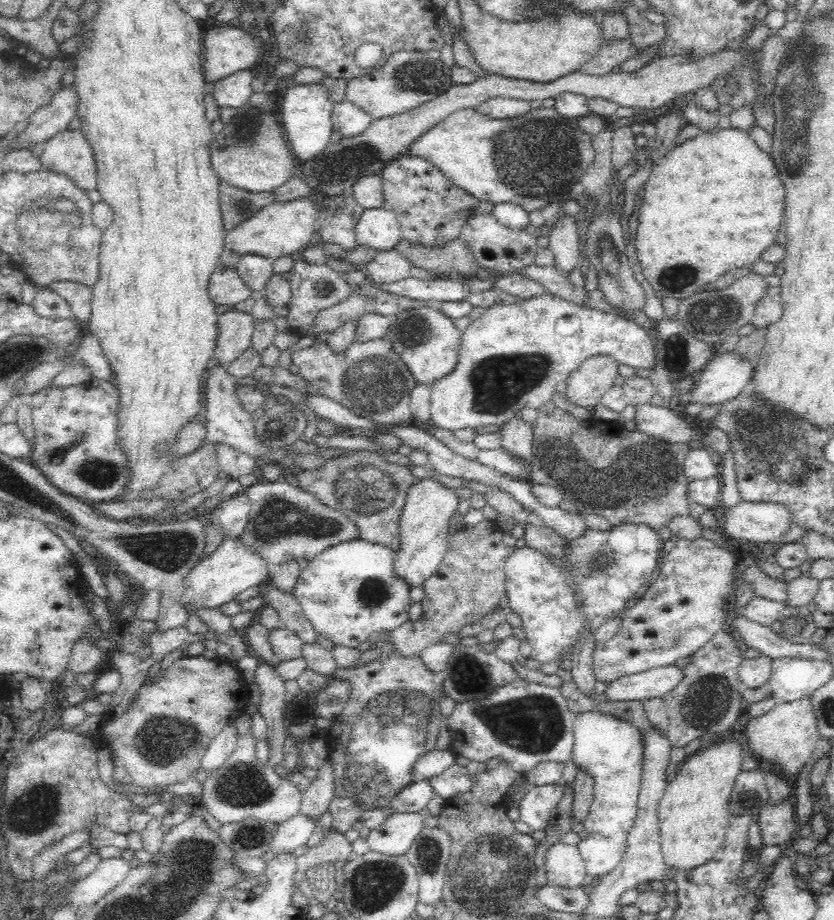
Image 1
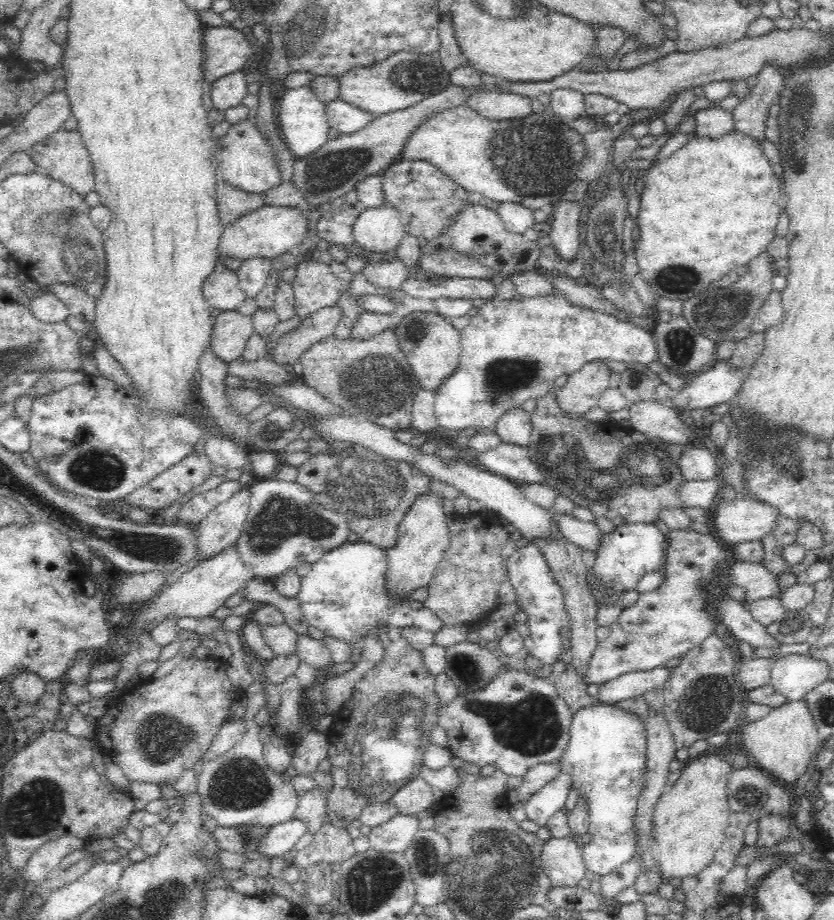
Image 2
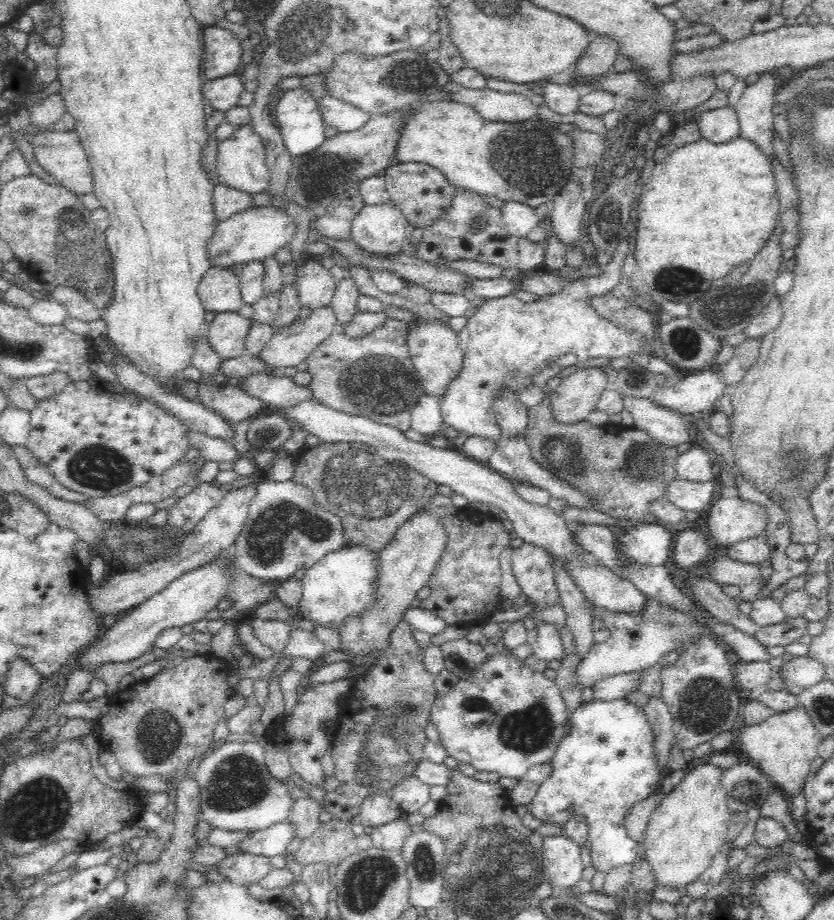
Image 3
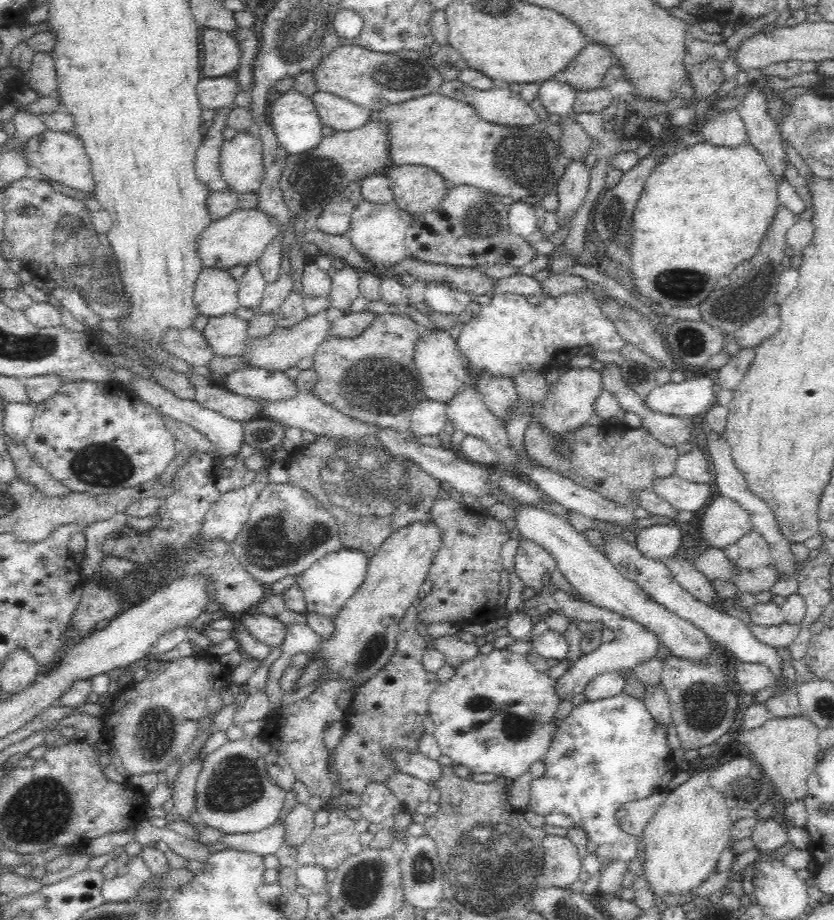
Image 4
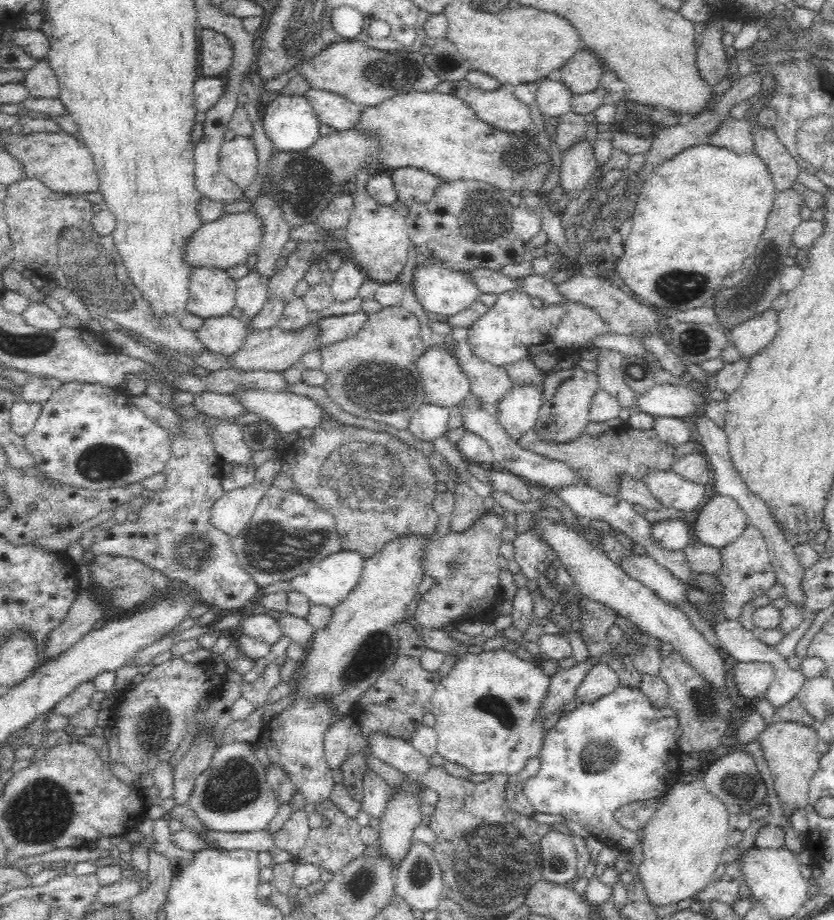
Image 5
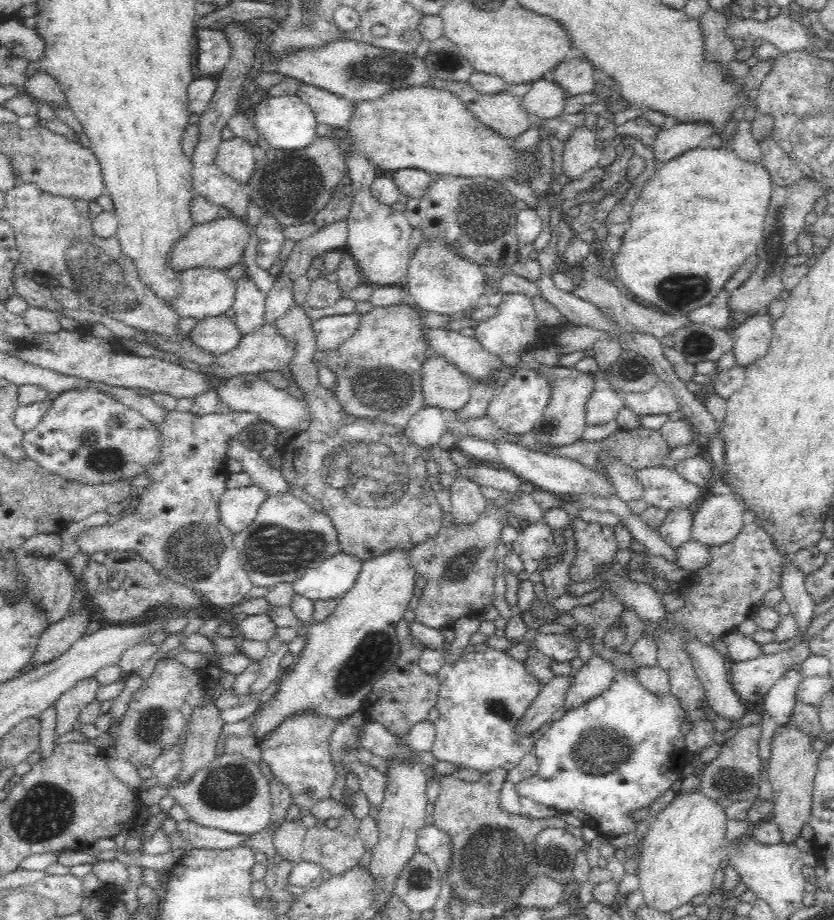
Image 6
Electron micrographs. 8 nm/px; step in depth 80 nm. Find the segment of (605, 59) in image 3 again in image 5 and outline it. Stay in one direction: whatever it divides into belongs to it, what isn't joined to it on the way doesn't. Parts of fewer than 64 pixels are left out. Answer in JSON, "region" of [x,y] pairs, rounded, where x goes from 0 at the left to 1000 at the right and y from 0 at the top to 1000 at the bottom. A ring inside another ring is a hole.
{"region":[[[698,52],[685,61],[674,74],[670,74],[673,88],[687,102],[710,100],[719,93],[724,73],[723,65],[715,58],[705,52]]]}

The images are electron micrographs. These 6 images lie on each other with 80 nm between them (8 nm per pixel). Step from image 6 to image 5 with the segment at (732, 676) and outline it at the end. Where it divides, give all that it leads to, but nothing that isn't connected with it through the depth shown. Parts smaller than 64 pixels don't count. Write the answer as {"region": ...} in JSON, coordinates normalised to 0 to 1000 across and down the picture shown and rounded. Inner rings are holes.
{"region":[[[887,720],[880,726],[880,741],[894,759],[916,755],[928,739],[928,727],[918,720]]]}

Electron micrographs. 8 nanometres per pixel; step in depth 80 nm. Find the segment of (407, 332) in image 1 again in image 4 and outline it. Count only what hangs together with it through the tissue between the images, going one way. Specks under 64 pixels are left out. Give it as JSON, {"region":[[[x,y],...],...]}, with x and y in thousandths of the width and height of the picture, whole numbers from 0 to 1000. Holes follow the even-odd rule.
{"region":[[[518,357],[508,359],[496,374],[496,393],[505,412],[505,422],[513,434],[537,438],[560,413],[556,388],[548,376],[548,368],[537,359]]]}

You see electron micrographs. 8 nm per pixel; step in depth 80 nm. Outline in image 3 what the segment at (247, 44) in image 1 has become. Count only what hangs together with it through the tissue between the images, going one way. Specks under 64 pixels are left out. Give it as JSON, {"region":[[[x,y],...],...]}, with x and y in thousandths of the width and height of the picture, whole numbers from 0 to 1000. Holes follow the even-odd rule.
{"region":[[[243,28],[245,52],[242,85],[253,88],[285,77],[293,59],[281,36],[258,28]]]}

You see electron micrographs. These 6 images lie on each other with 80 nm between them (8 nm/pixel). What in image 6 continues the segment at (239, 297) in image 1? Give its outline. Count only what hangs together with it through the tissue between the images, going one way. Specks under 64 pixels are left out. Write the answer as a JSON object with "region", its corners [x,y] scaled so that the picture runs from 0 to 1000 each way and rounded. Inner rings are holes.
{"region":[[[235,290],[217,295],[216,320],[203,333],[216,345],[228,343],[242,348],[247,345],[269,342],[271,337],[279,333],[282,326],[282,305],[271,299],[270,293]]]}

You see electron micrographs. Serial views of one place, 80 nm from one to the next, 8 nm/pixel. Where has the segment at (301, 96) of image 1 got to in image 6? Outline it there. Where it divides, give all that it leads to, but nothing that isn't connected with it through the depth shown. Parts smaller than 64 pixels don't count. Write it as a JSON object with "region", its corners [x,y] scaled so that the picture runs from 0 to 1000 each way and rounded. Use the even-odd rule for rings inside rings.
{"region":[[[354,102],[336,103],[335,105],[309,103],[303,116],[302,132],[314,150],[324,157],[326,162],[363,162],[376,154],[380,149],[381,133],[375,120]]]}

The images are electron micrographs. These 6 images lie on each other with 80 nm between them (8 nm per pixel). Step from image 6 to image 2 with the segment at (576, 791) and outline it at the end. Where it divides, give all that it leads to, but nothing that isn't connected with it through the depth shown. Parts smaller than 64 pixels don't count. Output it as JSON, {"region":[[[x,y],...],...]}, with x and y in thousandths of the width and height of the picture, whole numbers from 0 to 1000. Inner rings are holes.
{"region":[[[717,763],[715,766],[704,767],[687,775],[682,791],[683,802],[681,811],[670,826],[673,838],[647,859],[633,863],[627,870],[632,890],[650,900],[656,891],[676,878],[681,859],[686,854],[695,859],[695,863],[704,867],[706,874],[705,903],[710,912],[705,917],[697,918],[701,943],[712,949],[716,954],[731,950],[747,938],[755,936],[763,927],[763,914],[758,908],[759,891],[764,879],[764,872],[772,857],[772,839],[775,839],[775,792],[770,782],[760,775],[741,771],[736,766]]]}

